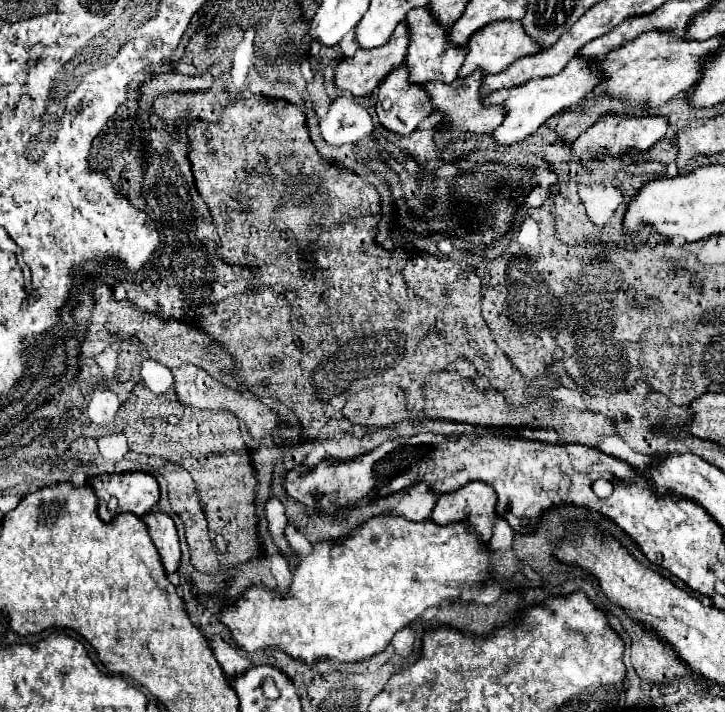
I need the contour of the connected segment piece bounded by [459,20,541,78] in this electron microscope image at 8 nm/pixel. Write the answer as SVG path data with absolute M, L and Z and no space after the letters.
M499 20L499 22L491 22L487 26L479 28L479 32L475 32L475 36L471 36L471 40L469 40L469 52L467 52L465 62L463 62L461 70L459 70L459 78L469 76L477 68L481 68L485 74L503 72L509 64L513 64L521 56L535 54L539 50L541 50L539 42L535 42L535 40L529 38L529 34L525 32L521 20Z

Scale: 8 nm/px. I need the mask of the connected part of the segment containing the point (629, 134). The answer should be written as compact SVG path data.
M605 114L605 116L599 116L599 120L589 128L585 130L575 142L573 142L573 152L575 154L599 154L603 150L607 150L613 158L621 156L621 152L625 148L637 148L641 152L649 150L655 142L659 142L665 132L667 132L667 116L653 116L653 114L647 114L647 116L631 116L631 114Z

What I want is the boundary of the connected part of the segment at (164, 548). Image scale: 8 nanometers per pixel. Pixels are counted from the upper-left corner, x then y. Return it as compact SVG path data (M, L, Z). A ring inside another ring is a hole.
M149 512L141 520L149 530L149 536L161 556L165 572L167 574L177 572L181 562L181 548L179 548L179 536L173 520L165 512Z

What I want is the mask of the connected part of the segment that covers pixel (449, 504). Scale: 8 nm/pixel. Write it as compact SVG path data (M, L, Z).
M469 482L455 492L441 494L433 508L433 522L445 526L453 522L467 522L483 544L489 542L493 532L495 490L483 482Z

